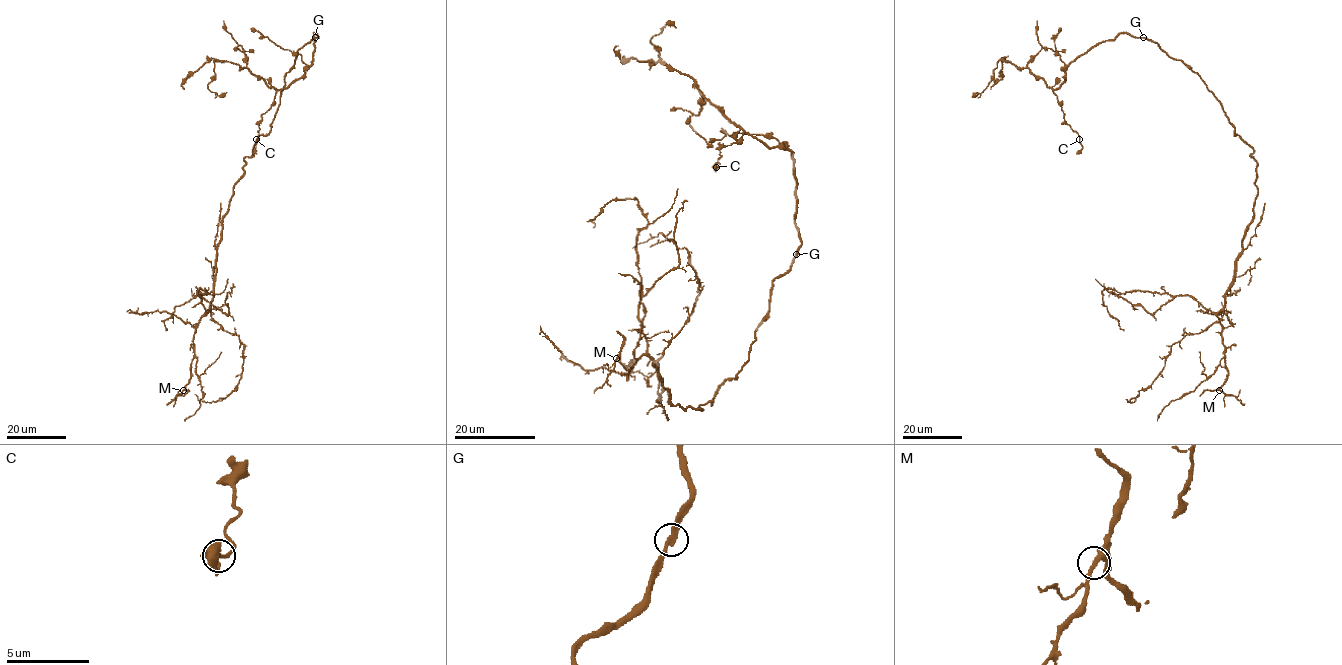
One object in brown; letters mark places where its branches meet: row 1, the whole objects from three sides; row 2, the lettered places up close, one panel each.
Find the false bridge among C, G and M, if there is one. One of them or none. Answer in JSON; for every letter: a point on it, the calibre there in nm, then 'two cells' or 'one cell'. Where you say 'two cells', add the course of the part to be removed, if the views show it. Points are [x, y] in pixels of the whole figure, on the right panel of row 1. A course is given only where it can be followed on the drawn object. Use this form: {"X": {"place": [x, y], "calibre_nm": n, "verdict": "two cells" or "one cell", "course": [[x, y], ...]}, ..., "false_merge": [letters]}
{"C": {"place": [1079, 139], "calibre_nm": 180, "verdict": "one cell"}, "G": {"place": [1143, 37], "calibre_nm": 240, "verdict": "one cell"}, "M": {"place": [1219, 390], "calibre_nm": 320, "verdict": "one cell"}, "false_merge": []}

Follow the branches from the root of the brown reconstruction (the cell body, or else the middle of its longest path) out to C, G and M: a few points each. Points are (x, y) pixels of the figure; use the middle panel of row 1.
C: (736, 378), (773, 282), (801, 244), (796, 177), (790, 151), (744, 131), (716, 166)
G: (736, 378), (748, 360), (750, 346), (755, 341), (755, 330), (767, 313), (773, 282), (790, 268), (796, 254)
M: (736, 378), (723, 383), (712, 404), (685, 410), (671, 404), (658, 366), (648, 355), (626, 369), (616, 358)

